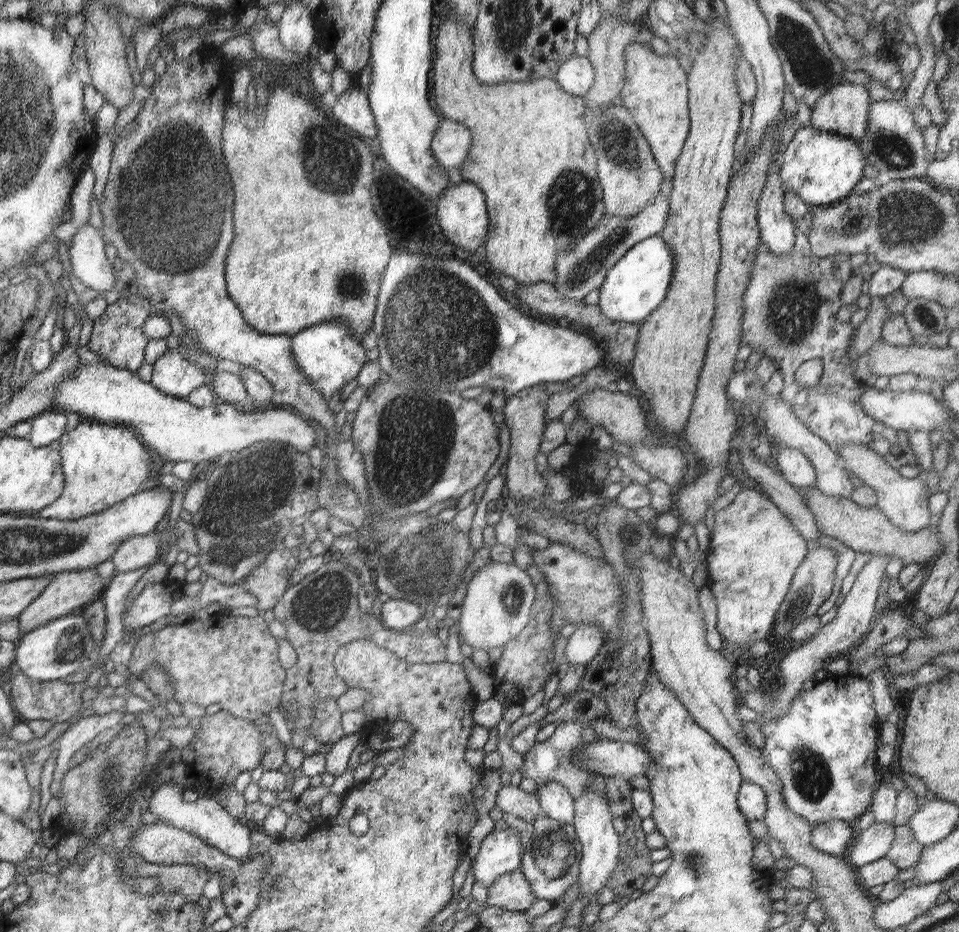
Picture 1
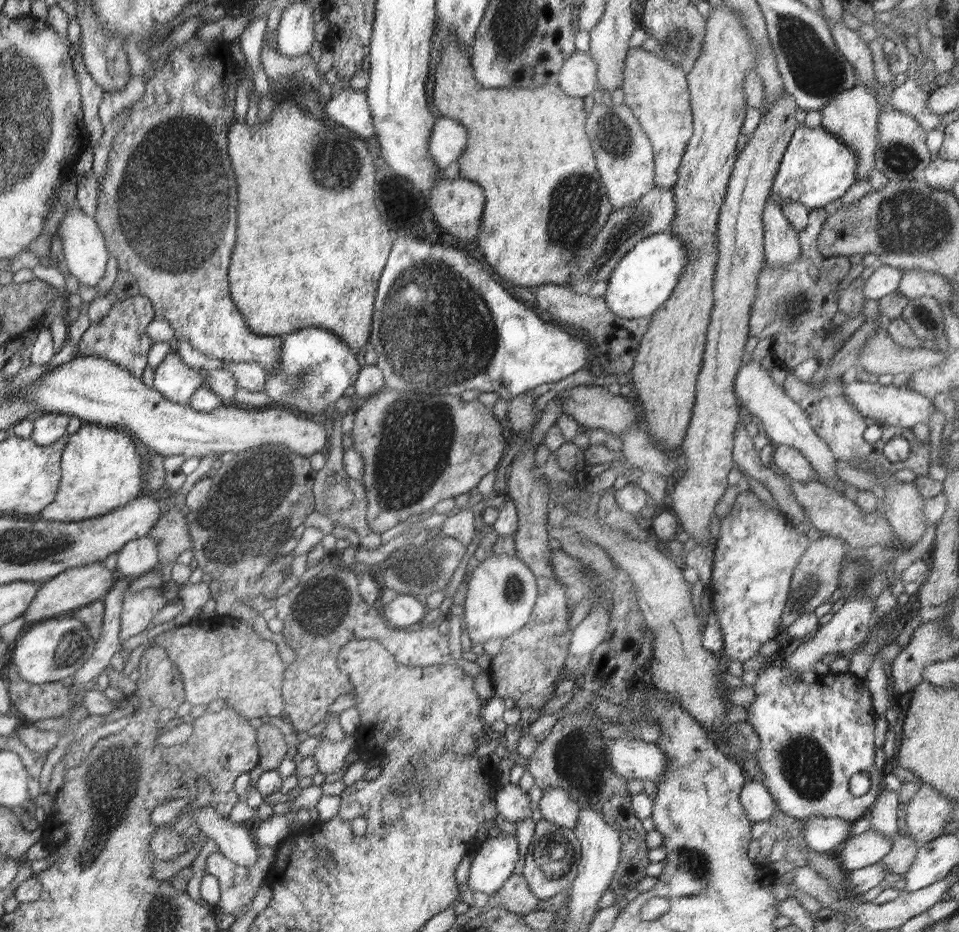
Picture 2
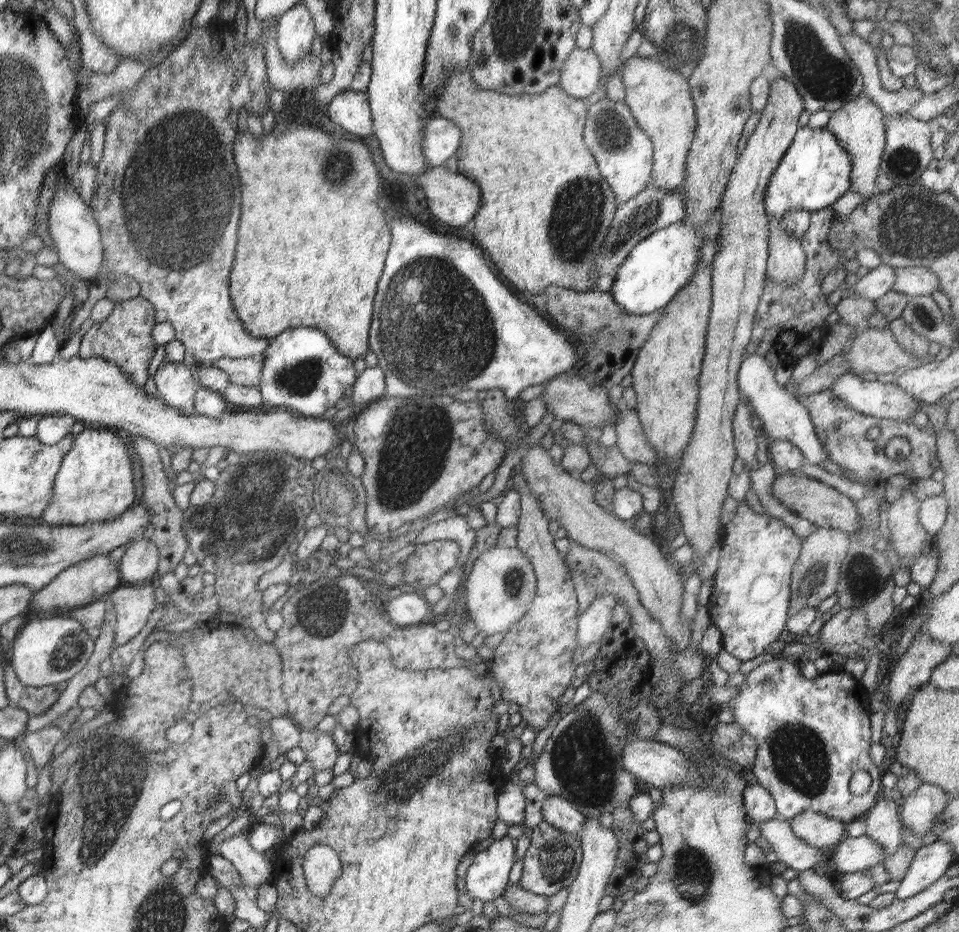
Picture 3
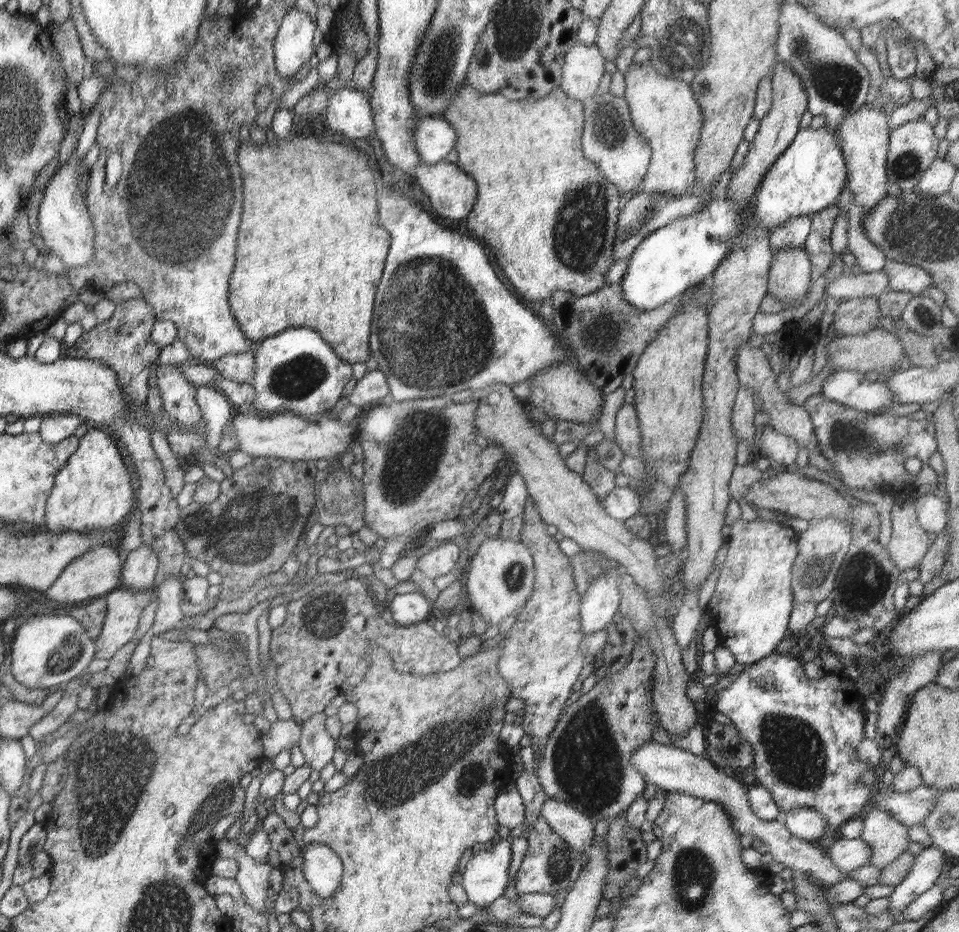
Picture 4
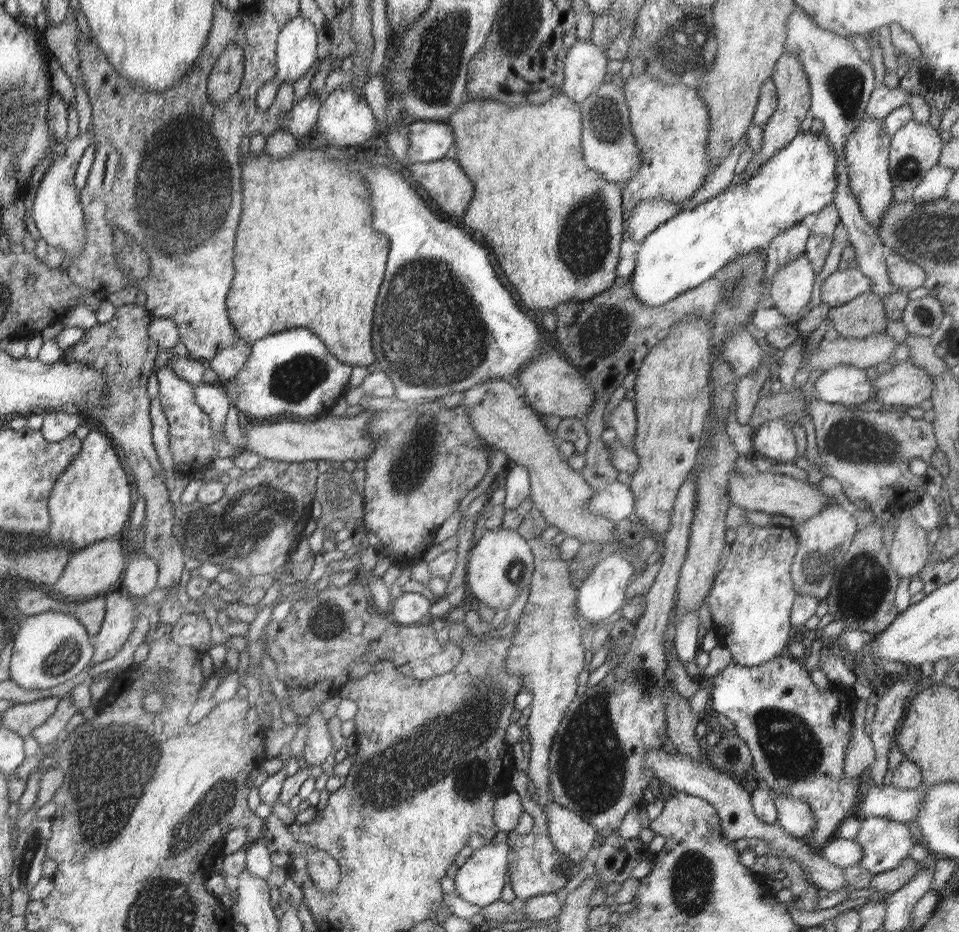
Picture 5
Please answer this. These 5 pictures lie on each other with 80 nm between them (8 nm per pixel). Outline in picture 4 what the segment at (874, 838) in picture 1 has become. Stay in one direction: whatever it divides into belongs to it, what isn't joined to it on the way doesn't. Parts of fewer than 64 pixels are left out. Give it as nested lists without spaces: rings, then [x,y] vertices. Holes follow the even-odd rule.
[[[837,837],[827,853],[832,862],[847,874],[862,866],[870,865],[873,855],[870,845],[860,837],[854,840]]]

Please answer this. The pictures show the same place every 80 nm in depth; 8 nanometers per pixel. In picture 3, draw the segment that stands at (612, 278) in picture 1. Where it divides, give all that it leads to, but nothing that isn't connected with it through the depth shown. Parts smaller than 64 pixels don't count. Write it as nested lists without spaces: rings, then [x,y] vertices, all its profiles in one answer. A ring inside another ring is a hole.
[[[717,208],[715,216],[699,228],[691,228],[682,220],[644,238],[628,253],[616,271],[616,280],[610,291],[615,303],[627,314],[652,314],[657,309],[663,309],[698,267],[711,266],[718,250],[720,229]]]

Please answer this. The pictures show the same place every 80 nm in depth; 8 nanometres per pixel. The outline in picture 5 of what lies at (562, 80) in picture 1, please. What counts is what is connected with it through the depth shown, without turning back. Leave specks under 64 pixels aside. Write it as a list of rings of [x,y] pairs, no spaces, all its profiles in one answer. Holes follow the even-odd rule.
[[[577,39],[565,58],[561,92],[583,104],[605,84],[608,62],[605,48]]]

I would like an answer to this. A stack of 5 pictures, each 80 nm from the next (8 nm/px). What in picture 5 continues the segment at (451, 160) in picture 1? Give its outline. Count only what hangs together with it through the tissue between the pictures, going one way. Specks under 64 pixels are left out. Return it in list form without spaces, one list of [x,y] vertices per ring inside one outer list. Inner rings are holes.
[[[411,120],[408,125],[408,156],[411,164],[442,160],[450,147],[455,145],[452,127],[447,122]]]

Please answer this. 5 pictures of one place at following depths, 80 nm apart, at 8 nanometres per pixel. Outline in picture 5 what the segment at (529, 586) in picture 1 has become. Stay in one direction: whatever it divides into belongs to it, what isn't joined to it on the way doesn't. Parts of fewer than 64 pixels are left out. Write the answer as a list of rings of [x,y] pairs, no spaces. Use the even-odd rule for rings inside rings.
[[[502,526],[484,532],[478,543],[471,546],[470,558],[466,567],[465,580],[470,592],[488,608],[510,607],[522,594],[524,588],[531,585],[534,573],[534,556],[529,542],[515,530],[505,530]]]

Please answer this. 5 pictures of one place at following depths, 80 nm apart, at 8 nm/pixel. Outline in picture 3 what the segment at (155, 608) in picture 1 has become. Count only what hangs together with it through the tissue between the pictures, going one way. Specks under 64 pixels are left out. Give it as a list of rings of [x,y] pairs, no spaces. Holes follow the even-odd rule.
[[[156,583],[140,586],[125,584],[109,595],[106,602],[112,601],[115,606],[114,635],[112,635],[114,649],[127,644],[144,629],[157,607],[154,599],[156,585]]]

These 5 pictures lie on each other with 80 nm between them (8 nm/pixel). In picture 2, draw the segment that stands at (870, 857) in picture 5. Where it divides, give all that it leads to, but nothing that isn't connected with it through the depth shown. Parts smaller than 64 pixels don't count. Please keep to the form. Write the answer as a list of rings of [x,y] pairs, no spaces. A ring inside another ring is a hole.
[[[884,787],[868,812],[871,828],[880,831],[880,834],[892,840],[898,834],[898,808],[900,806],[899,793]]]

